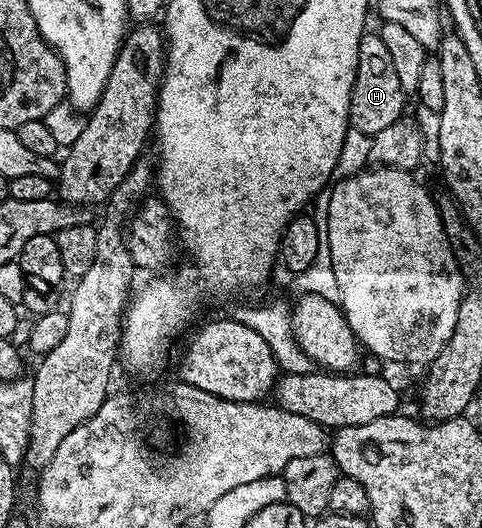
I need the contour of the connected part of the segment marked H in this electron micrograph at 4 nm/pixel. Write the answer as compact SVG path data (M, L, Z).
M365 32L358 44L358 68L348 109L349 127L370 135L382 132L382 128L394 124L405 113L404 102L406 95L402 92L402 84L398 84L390 51L386 49L386 44L382 44L379 33Z

